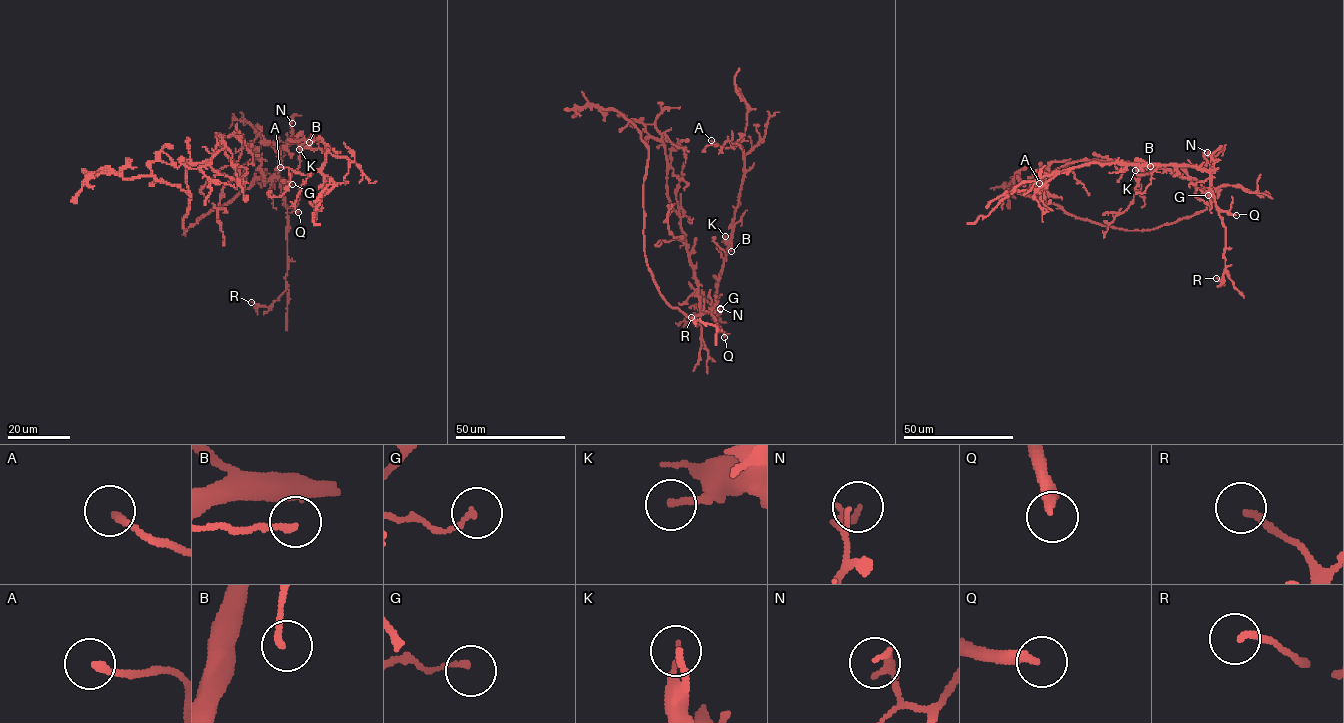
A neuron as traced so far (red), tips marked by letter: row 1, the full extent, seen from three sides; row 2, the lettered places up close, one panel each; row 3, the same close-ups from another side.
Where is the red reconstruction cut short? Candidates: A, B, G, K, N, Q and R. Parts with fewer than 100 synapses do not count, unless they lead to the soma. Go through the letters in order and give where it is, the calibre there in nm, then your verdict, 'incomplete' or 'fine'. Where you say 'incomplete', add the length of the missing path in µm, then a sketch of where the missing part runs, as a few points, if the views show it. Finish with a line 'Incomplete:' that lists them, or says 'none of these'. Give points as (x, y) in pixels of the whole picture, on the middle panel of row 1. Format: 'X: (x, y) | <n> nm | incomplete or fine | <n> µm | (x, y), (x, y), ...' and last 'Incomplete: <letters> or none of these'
A: (711, 140) | 190 nm | fine
B: (731, 251) | 160 nm | fine
G: (720, 309) | 140 nm | fine
K: (725, 236) | 190 nm | fine
N: (720, 308) | 120 nm | fine
Q: (724, 337) | 280 nm | incomplete | 200 µm | (724, 337), (745, 366), (759, 360), (812, 370), (771, 380), (743, 409), (732, 437), (724, 440), (713, 428)
R: (691, 317) | 170 nm | fine
Incomplete: Q

